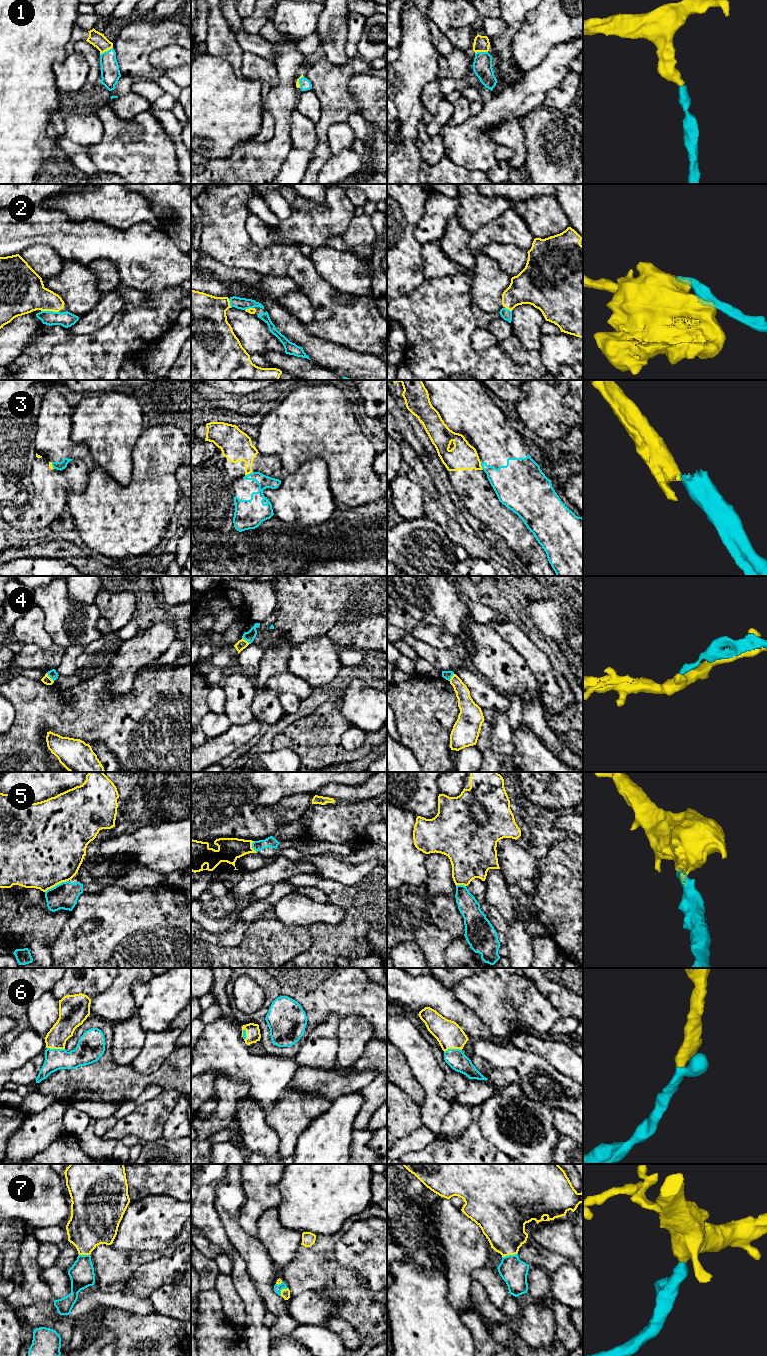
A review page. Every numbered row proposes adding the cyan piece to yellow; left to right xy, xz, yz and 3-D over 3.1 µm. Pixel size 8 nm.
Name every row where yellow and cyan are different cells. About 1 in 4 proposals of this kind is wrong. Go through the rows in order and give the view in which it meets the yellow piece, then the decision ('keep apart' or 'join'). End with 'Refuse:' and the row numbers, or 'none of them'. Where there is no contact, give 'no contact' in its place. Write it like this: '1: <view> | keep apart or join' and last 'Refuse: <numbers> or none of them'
1: xy | join
2: xy | join
3: xz | keep apart
4: xy | keep apart
5: xy | keep apart
6: xy | join
7: yz | join
Refuse: 3, 4, 5

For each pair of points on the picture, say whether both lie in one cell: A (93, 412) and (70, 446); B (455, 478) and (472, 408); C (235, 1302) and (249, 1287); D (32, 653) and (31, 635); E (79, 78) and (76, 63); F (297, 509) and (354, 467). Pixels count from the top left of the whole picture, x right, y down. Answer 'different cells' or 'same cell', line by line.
A: different cells
B: different cells
C: different cells
D: different cells
E: same cell
F: different cells

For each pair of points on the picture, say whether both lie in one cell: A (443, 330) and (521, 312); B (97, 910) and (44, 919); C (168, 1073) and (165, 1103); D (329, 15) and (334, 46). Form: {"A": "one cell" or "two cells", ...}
{"A": "two cells", "B": "two cells", "C": "two cells", "D": "one cell"}

